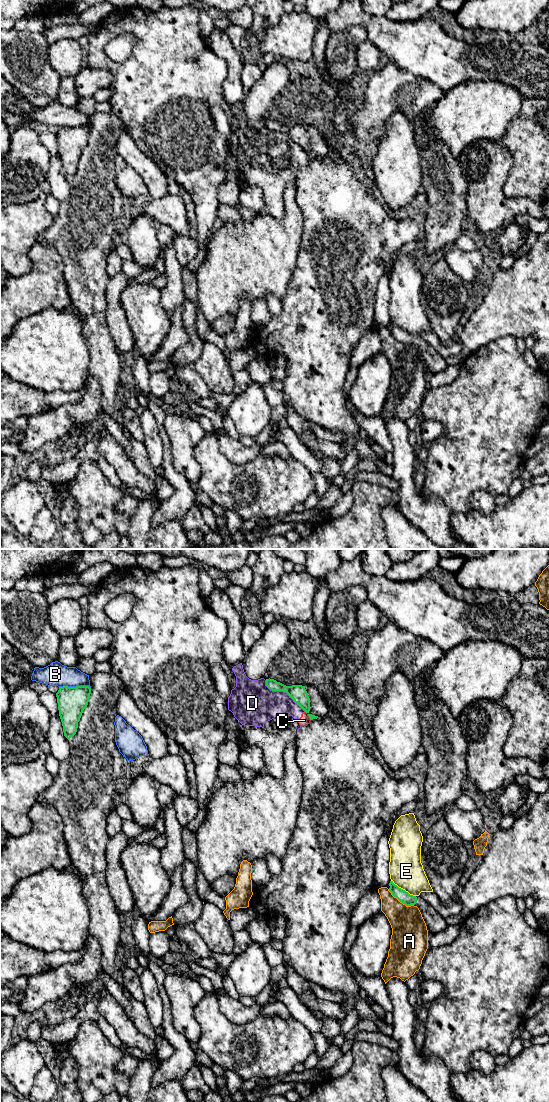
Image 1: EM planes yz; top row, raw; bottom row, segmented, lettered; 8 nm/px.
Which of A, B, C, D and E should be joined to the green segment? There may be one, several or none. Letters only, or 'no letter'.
no letter

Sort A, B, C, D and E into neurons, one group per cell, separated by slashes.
A / B / C D / E

